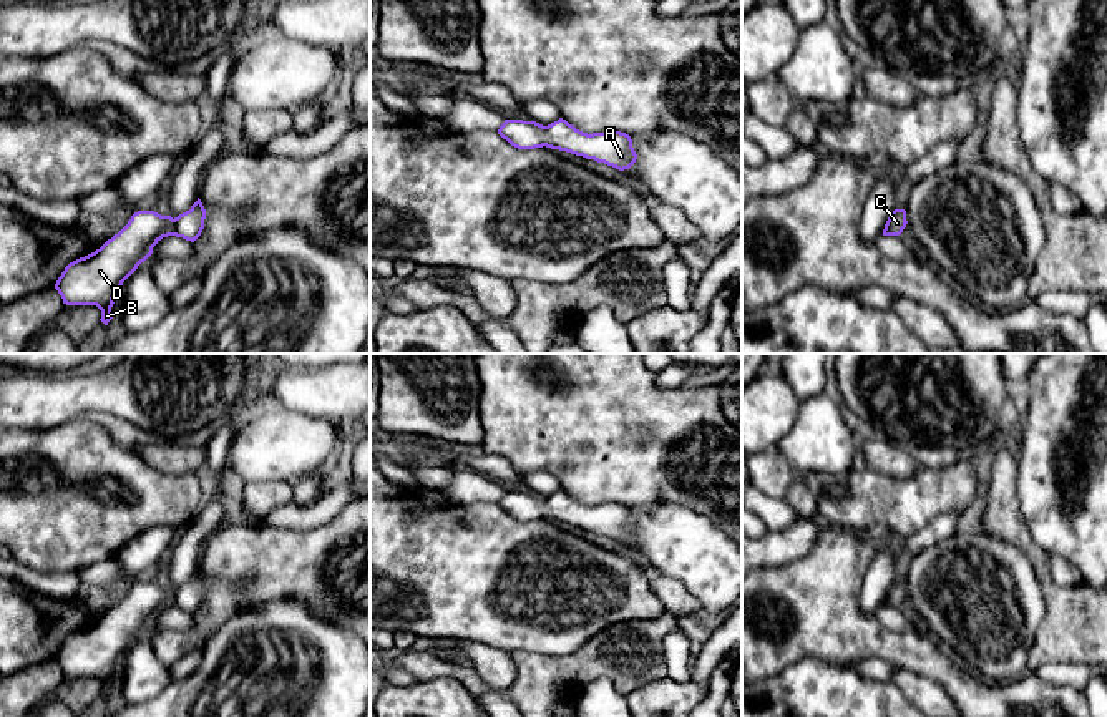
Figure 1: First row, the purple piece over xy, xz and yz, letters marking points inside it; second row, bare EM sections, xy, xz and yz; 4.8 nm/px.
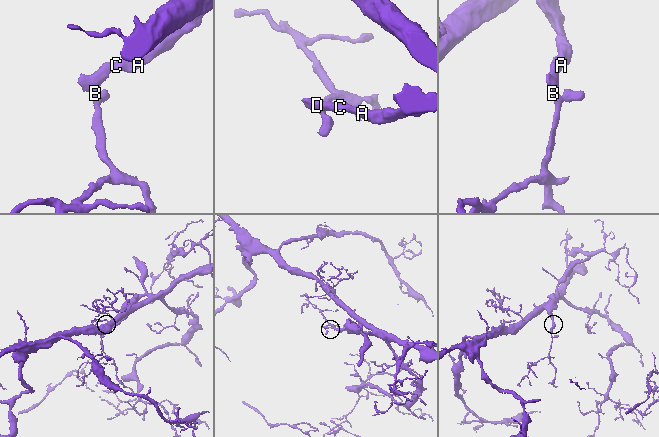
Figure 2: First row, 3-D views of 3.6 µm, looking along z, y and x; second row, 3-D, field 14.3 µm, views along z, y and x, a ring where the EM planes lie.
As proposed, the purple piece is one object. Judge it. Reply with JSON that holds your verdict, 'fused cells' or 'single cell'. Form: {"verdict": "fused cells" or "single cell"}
{"verdict": "single cell"}

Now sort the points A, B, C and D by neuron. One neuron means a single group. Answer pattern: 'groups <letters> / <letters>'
groups A B C D

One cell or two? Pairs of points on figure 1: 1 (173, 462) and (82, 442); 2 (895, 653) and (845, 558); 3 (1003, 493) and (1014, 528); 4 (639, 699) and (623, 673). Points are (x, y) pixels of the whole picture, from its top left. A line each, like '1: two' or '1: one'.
1: two
2: one
3: one
4: two

